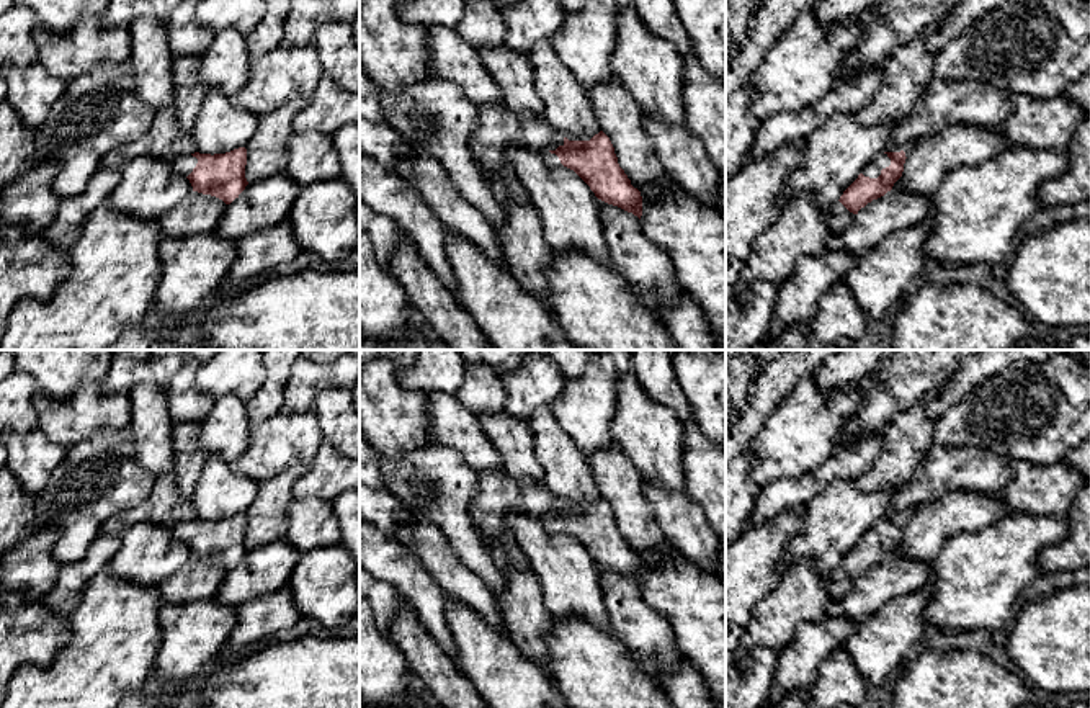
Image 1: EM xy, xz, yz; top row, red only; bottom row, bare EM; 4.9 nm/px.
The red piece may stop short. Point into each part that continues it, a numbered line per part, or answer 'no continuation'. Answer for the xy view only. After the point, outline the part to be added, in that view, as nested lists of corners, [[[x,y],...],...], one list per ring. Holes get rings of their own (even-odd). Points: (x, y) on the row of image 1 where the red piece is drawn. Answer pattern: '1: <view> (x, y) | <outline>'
1: xy (183, 165) | [[[185,155],[185,157],[178,159],[178,160],[173,164],[173,167],[175,167],[175,170],[176,170],[178,173],[188,177],[188,175],[193,172],[193,168],[196,167],[196,164],[198,164],[198,159],[196,159],[196,157],[193,157],[193,155]]]

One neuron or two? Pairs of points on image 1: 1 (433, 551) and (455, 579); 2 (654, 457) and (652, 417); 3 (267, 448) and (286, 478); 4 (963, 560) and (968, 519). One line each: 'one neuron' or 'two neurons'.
1: one neuron
2: one neuron
3: two neurons
4: two neurons

